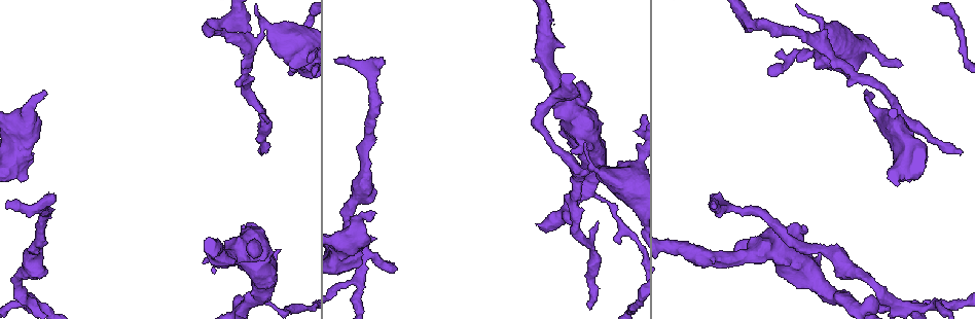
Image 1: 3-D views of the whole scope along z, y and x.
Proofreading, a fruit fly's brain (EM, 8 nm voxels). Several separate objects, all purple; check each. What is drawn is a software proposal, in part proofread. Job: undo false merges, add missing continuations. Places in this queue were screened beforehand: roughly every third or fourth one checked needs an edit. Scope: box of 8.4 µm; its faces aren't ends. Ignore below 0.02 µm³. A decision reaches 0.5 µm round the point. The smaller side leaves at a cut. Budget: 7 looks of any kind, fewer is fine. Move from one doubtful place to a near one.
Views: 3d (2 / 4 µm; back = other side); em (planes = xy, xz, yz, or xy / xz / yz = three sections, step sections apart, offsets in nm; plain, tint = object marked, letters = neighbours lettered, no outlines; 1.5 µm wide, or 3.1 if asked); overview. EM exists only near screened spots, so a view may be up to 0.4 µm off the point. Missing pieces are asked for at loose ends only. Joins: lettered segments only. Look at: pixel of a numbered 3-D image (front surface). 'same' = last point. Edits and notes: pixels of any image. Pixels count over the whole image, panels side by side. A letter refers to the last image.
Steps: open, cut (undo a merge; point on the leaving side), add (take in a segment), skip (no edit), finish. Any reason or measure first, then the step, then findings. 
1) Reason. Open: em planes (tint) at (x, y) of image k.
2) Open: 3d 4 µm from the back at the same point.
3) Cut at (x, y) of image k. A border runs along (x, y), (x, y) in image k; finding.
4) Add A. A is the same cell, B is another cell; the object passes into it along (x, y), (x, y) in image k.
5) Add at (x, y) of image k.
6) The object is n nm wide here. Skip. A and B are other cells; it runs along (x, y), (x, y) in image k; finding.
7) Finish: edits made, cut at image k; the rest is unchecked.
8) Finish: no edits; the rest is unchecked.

An open end. Open: 3d 4 µm at (280, 249) of image 1.

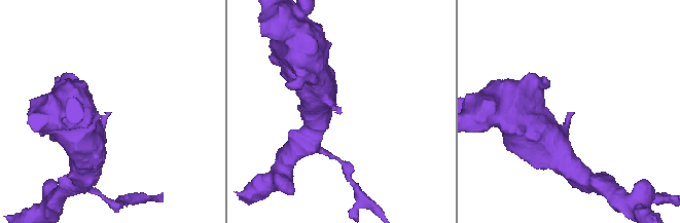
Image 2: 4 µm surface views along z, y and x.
Need the tissue. Open: em planes (letters) at (109, 114) of image 2.

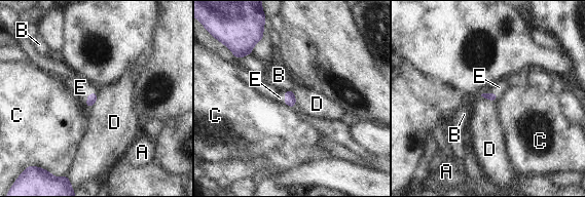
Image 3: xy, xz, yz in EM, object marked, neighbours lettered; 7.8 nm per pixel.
Add E. E is the same cell, A, B, C and D are other cells; it goes on there.

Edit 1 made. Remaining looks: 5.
Free end. Open: 3d 4 µm at (50, 197) of image 1.

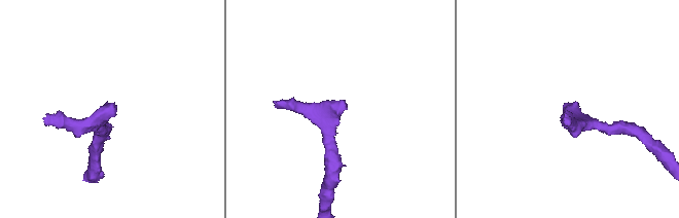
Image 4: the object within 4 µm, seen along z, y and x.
Open: em xy step 4 (tint) at (113, 106) of image 4.

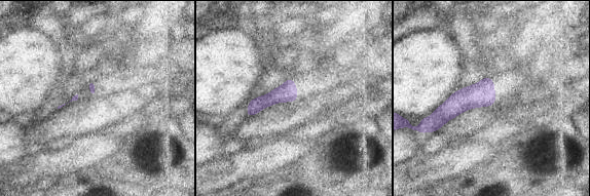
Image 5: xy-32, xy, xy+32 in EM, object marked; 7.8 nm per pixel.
Another direction. Open: em planes (letters) at the same point.

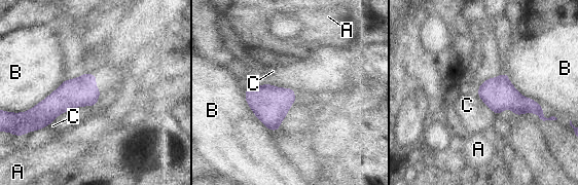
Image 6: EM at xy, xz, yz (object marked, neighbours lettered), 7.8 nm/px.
The object is 190 nm wide here. Skip. A, B and C are other cells; a border runs along (500, 74), (543, 108) in image 6; none of them fits.

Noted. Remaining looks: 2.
Open: 3d 4 µm at (870, 94) of image 1.

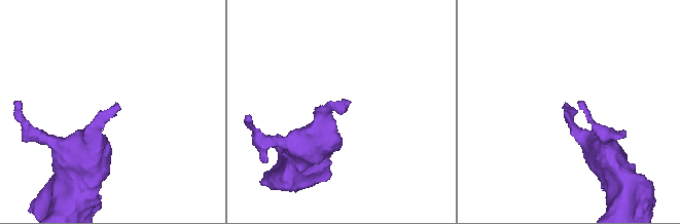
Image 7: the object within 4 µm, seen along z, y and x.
Open: em xz step 8 (letters) at (119, 106) of image 7.

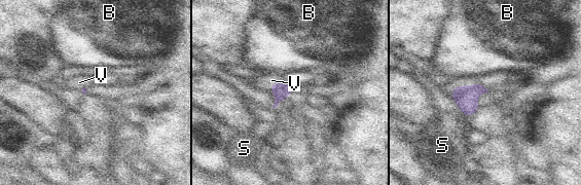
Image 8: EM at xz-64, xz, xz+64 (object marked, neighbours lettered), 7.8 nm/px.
Add V. V is the same cell, B and S are other cells; the object passes into it along (281, 90), (275, 83), (271, 80) in image 8; the neuron continues.

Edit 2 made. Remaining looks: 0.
Finish: edits made, add at image 3, add at image 8; the rest is unchecked.

